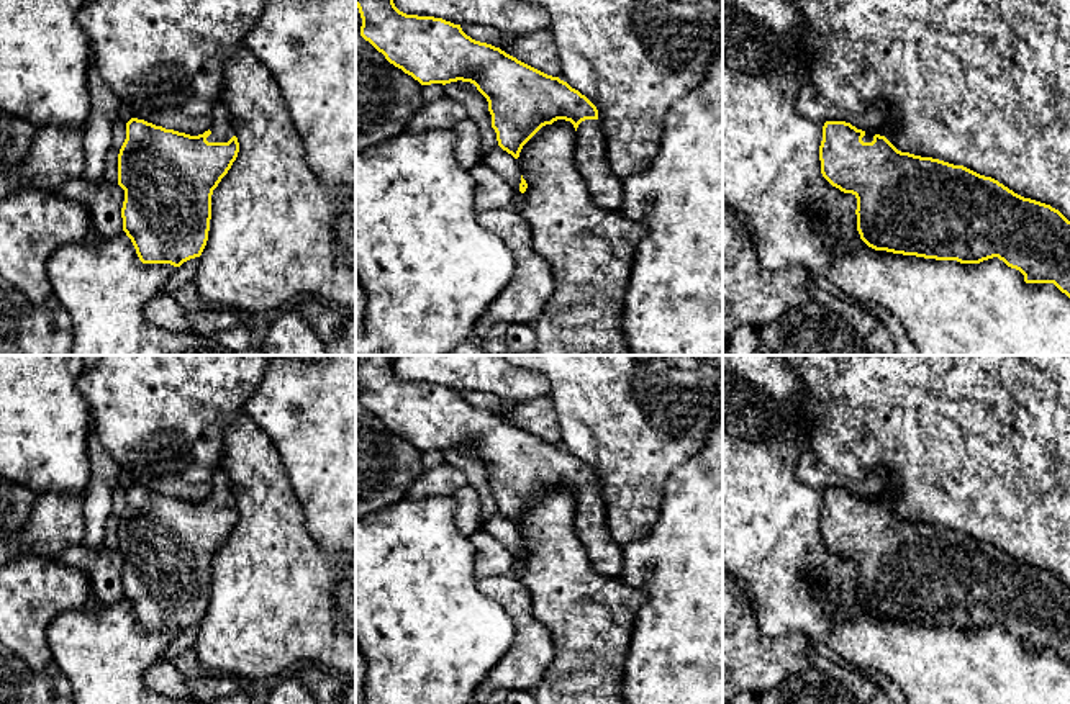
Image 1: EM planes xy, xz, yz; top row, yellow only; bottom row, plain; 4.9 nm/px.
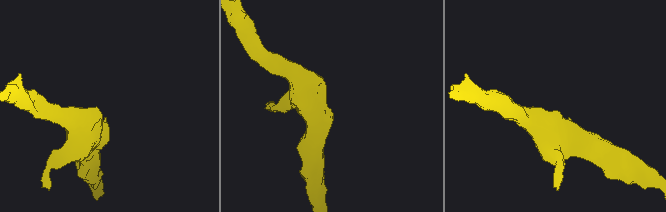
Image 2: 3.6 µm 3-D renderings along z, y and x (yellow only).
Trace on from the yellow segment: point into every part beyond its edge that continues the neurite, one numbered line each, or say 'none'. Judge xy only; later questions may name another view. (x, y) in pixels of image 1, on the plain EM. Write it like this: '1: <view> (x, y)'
1: xy (222, 496)

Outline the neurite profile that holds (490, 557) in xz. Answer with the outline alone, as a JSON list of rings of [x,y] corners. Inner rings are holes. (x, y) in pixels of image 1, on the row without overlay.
[[[480,530],[469,537],[475,548],[475,576],[510,575],[515,557],[490,534]]]

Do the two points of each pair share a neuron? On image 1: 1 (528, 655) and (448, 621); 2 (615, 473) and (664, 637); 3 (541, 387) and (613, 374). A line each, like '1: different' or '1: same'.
1: different
2: different
3: different

